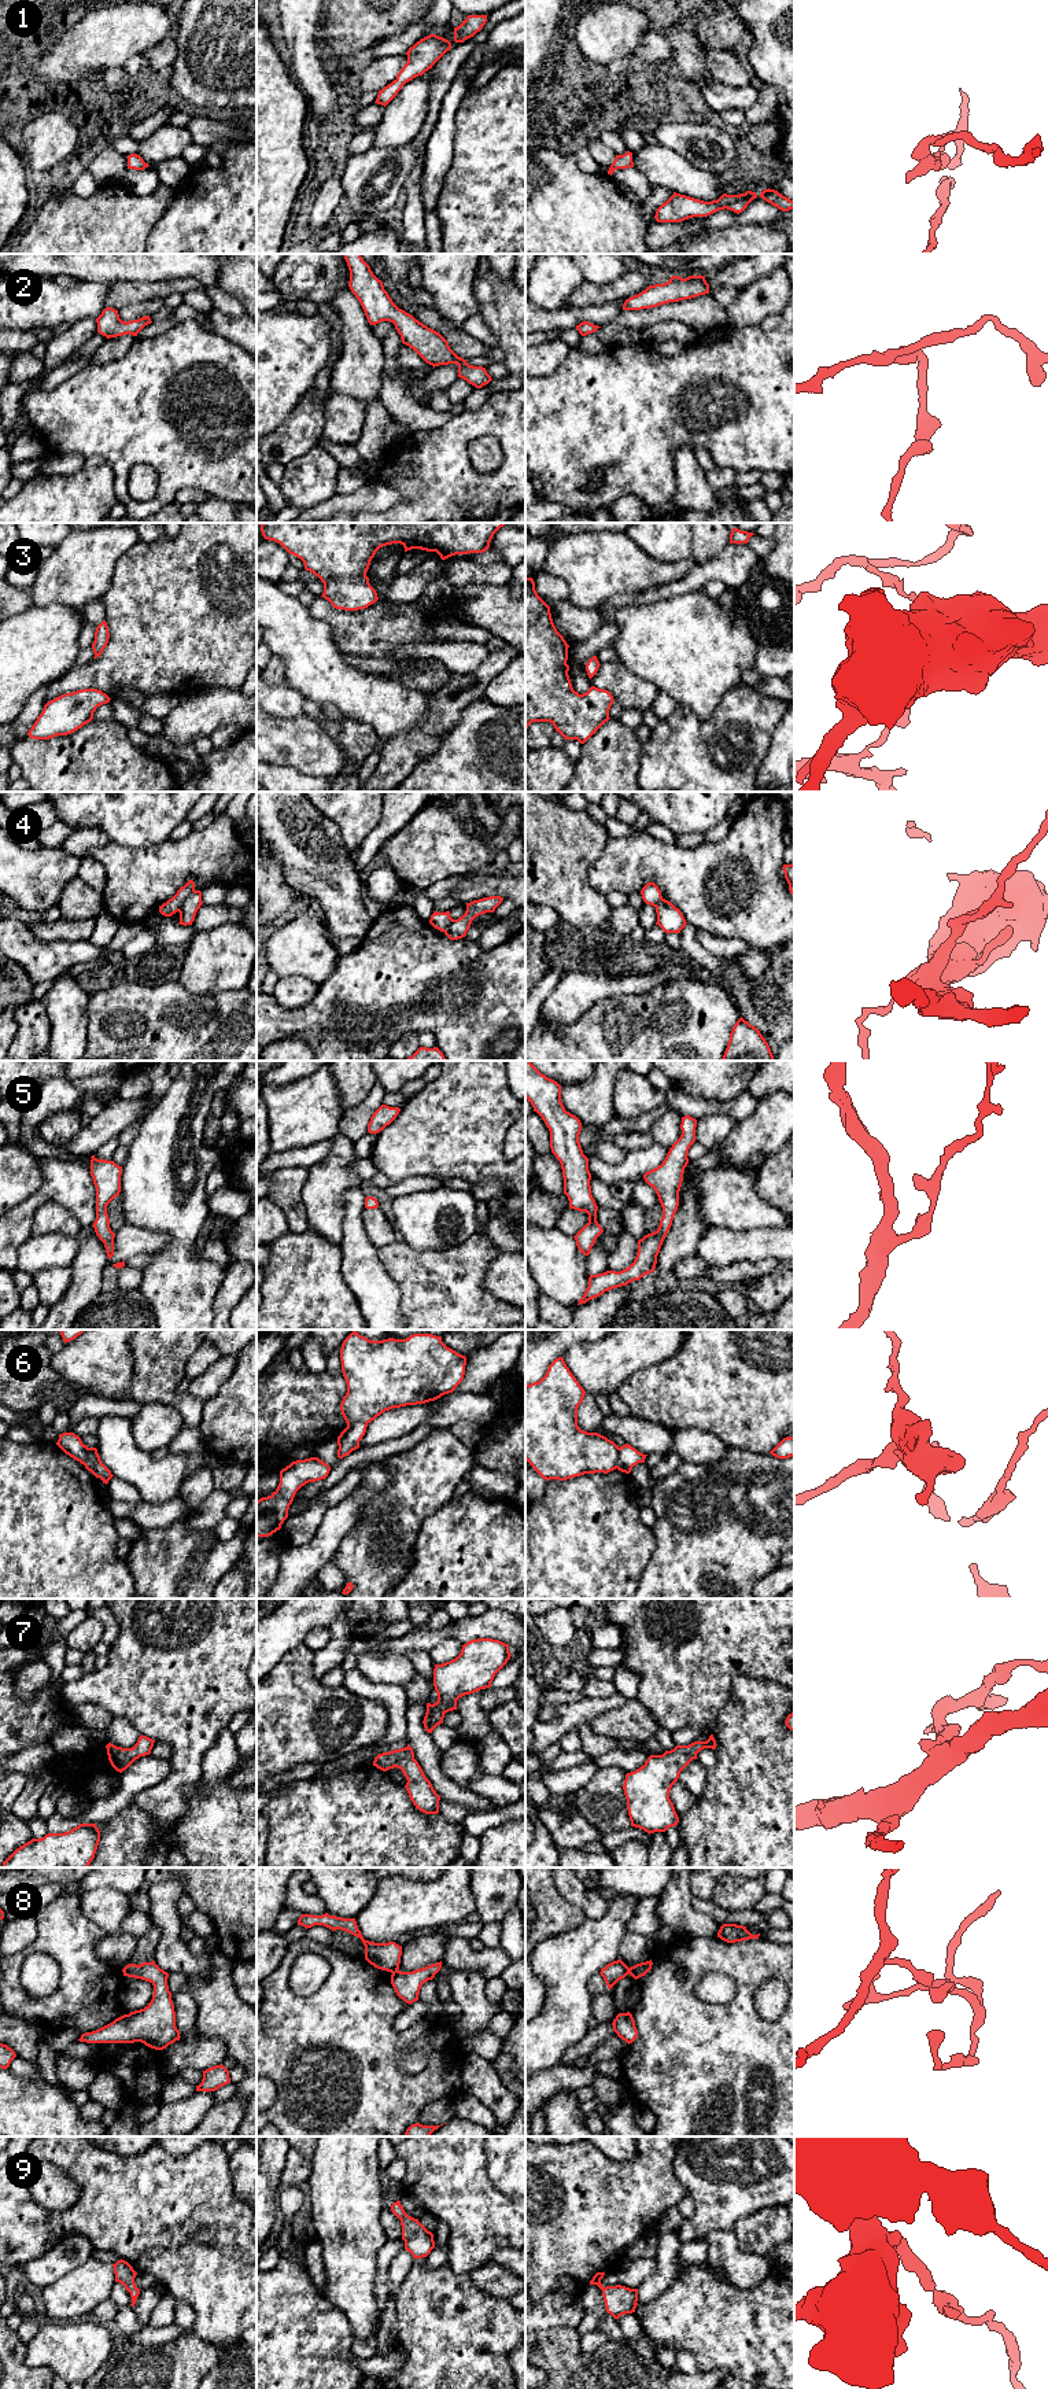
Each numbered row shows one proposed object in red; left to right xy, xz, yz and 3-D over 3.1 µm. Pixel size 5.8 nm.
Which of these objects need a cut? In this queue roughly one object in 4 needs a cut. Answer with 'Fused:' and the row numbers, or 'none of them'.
Fused: 4, 6, 8

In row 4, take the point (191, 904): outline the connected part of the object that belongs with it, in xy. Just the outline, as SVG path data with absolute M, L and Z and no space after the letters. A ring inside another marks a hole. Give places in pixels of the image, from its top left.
M200 891L192 892L178 908L178 913L180 913L178 923L184 926L192 925L192 922L195 921L195 915L202 904L203 904L202 892Z

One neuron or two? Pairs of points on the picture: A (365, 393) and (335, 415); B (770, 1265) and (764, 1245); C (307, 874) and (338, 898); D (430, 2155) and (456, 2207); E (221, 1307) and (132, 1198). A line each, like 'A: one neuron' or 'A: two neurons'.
A: two neurons
B: two neurons
C: one neuron
D: one neuron
E: two neurons

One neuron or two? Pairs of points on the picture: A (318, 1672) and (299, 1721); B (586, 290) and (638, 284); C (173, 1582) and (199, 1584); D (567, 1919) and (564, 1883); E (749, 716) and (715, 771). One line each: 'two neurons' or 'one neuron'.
A: two neurons
B: one neuron
C: two neurons
D: two neurons
E: one neuron

